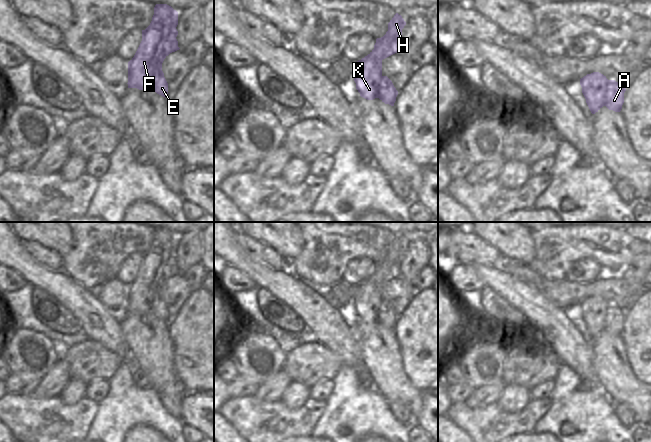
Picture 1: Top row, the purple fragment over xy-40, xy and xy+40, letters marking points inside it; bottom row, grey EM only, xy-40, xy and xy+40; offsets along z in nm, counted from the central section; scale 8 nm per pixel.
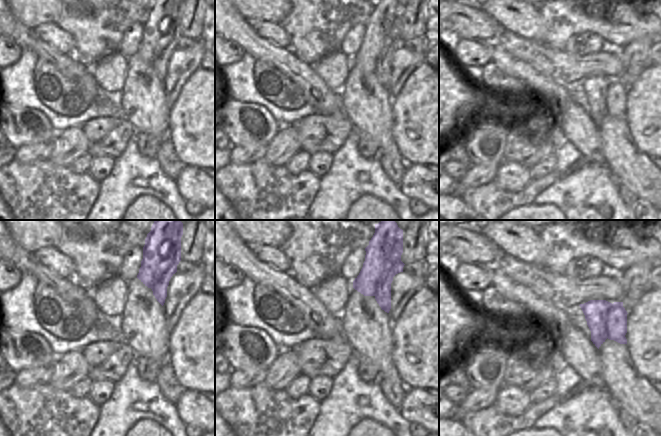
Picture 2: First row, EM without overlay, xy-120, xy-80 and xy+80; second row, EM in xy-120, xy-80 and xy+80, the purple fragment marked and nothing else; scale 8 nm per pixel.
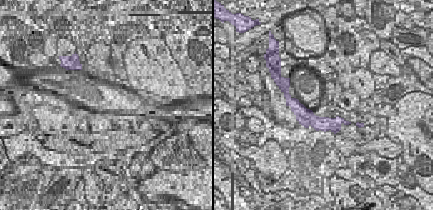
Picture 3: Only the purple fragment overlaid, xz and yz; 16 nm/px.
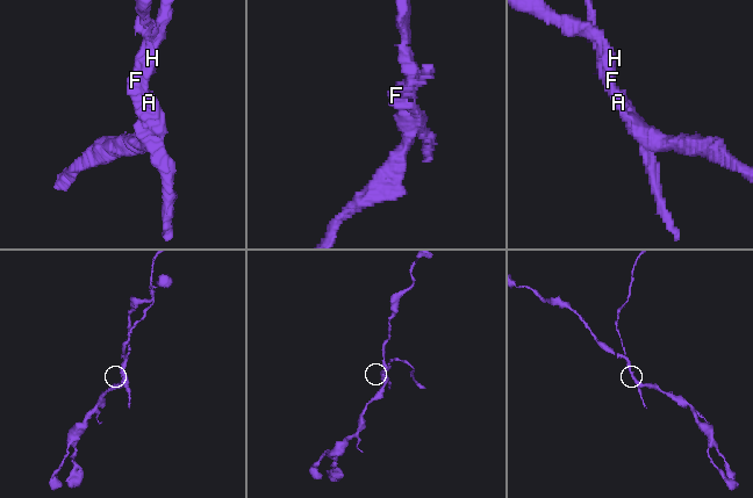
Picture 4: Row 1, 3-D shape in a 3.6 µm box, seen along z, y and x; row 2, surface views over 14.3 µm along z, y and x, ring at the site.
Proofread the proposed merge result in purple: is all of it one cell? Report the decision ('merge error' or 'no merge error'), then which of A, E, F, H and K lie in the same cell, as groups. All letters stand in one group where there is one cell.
merge error; A E H / F K

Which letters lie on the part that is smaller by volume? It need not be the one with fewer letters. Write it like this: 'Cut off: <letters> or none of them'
Cut off: A, E, H.

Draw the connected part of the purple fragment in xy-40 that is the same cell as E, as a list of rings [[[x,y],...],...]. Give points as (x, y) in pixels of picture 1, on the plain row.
[[[172,233],[172,241],[163,244],[160,249],[160,265],[158,273],[154,277],[154,303],[152,311],[157,318],[165,322],[168,322],[168,307],[162,295],[162,287],[170,277],[180,273],[176,263],[178,259],[177,249],[178,236]]]

